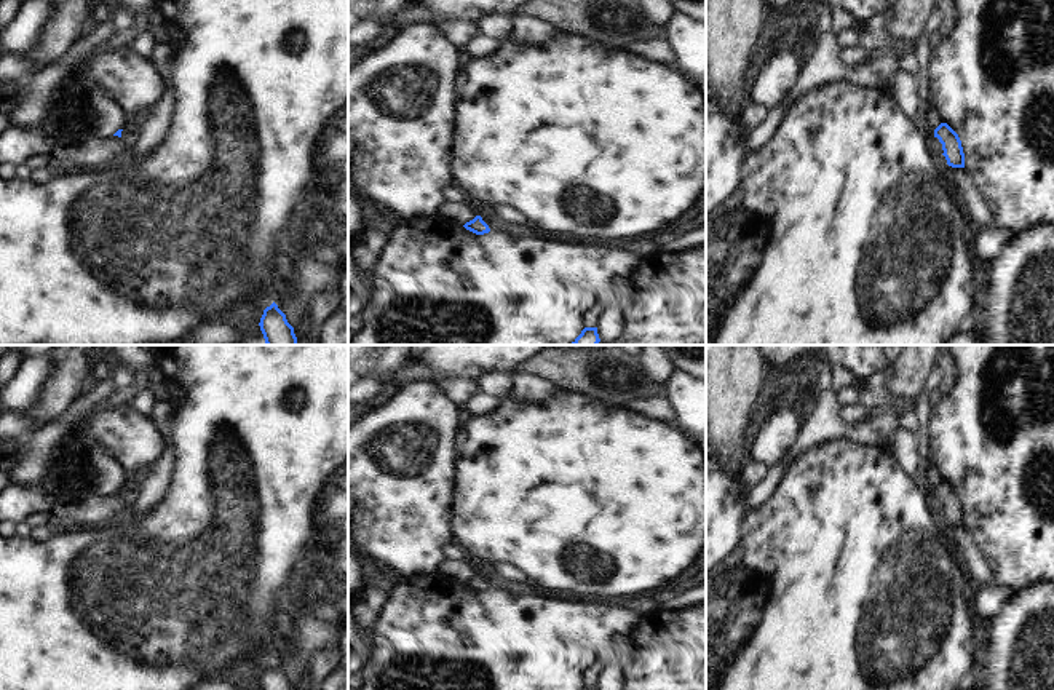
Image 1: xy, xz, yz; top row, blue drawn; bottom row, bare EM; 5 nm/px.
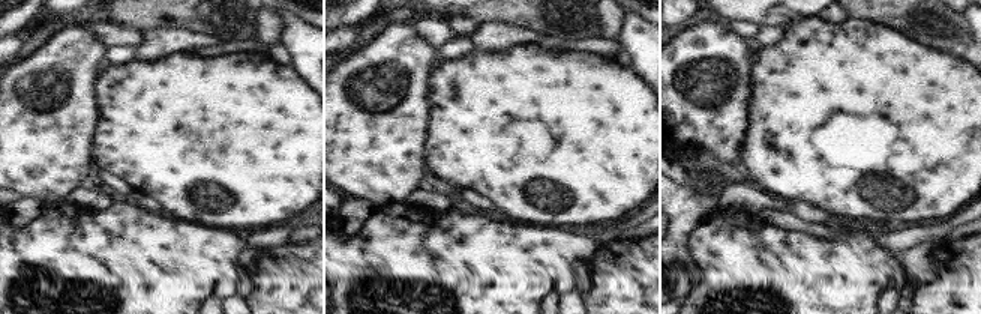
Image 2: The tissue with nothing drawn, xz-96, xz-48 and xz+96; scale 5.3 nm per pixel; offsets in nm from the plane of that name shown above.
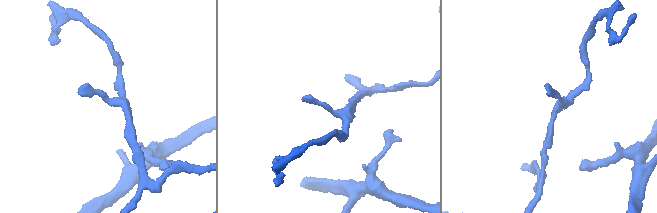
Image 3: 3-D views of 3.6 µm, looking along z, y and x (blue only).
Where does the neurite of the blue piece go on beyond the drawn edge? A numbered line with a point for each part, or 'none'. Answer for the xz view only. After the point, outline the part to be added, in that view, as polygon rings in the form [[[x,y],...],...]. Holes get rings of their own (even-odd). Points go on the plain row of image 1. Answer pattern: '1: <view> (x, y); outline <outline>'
none

